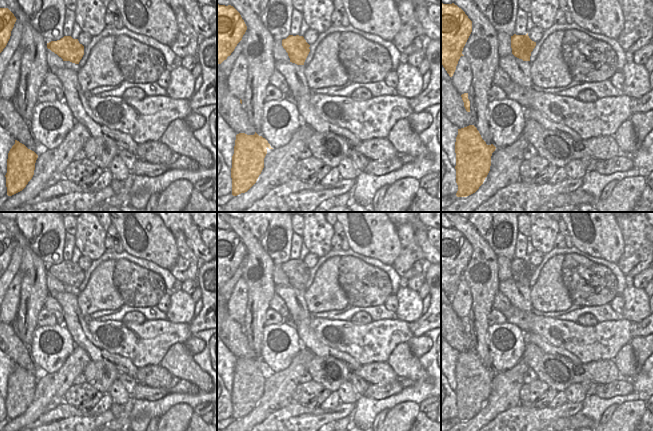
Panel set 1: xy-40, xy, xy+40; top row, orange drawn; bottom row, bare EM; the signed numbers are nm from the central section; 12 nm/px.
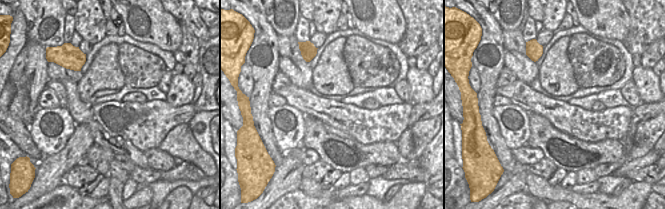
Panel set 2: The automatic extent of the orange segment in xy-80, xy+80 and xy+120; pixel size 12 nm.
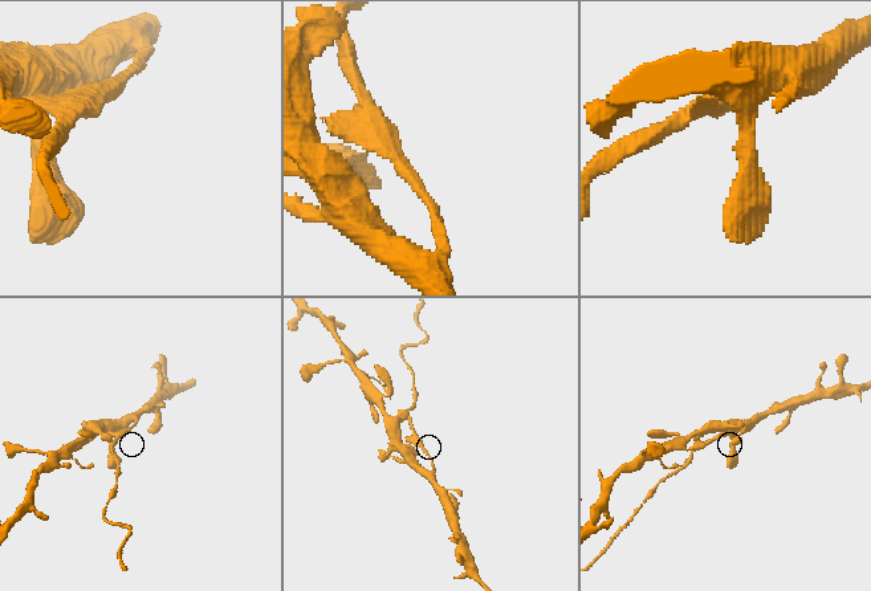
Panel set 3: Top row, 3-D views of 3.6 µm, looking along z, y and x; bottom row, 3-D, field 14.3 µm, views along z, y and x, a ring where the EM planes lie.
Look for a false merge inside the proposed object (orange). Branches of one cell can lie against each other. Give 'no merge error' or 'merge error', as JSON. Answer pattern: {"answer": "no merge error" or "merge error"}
{"answer": "merge error"}

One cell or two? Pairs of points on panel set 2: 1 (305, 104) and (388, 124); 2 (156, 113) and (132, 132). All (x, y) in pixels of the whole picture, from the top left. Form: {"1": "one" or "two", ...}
{"1": "one", "2": "one"}

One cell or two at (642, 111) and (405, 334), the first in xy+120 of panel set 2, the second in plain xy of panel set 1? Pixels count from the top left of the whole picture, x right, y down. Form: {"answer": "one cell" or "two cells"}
{"answer": "two cells"}

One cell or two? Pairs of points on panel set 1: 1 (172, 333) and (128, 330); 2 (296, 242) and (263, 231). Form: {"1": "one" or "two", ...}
{"1": "one", "2": "two"}

